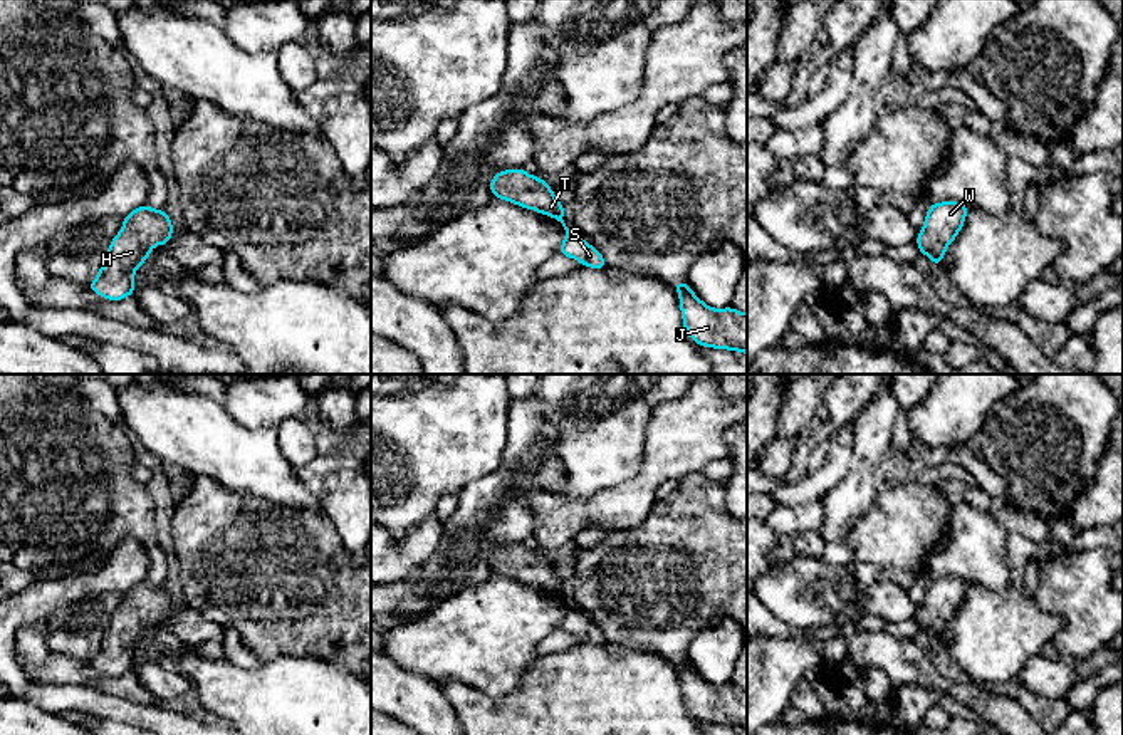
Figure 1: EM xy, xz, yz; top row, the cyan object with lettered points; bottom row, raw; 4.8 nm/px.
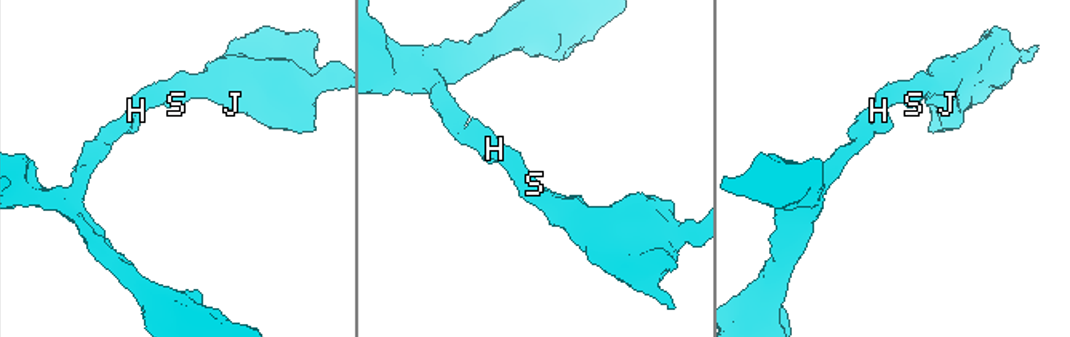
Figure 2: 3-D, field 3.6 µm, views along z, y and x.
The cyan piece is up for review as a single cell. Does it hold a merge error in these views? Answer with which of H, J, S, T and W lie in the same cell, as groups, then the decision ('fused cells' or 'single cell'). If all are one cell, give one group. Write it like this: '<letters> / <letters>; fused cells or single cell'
H J S T W; single cell

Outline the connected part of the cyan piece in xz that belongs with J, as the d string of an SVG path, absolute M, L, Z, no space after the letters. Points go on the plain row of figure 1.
M685 656L673 663L680 671L683 703L693 718L747 730L747 690L734 683L710 685Z

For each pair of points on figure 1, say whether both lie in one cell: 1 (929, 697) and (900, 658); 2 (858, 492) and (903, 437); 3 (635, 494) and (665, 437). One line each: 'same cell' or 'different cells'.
1: different cells
2: different cells
3: same cell

